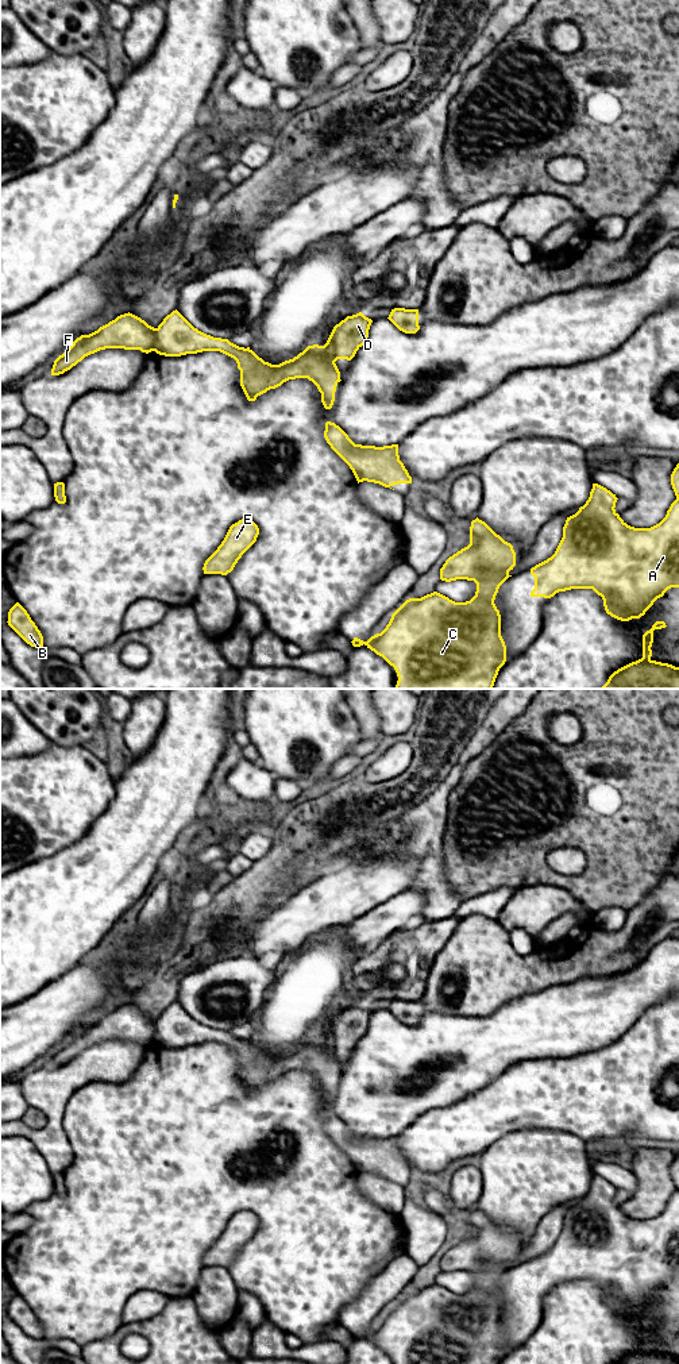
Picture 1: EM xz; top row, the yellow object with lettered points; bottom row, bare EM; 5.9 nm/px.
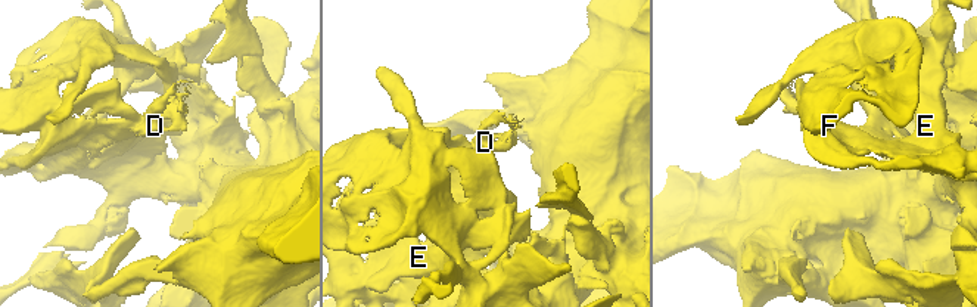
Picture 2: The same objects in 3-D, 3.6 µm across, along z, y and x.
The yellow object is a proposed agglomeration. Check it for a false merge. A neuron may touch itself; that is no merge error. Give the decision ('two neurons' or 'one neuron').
two neurons

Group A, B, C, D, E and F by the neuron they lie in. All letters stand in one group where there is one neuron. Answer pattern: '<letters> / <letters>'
A B C E F / D

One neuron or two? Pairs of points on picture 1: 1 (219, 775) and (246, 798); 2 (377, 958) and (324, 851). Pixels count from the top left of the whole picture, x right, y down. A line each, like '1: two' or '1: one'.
1: two
2: two

